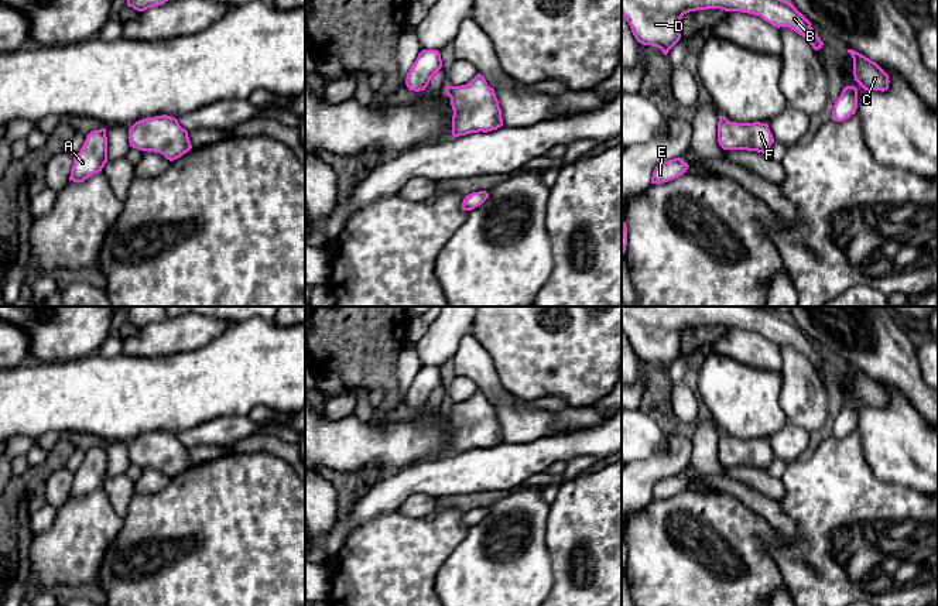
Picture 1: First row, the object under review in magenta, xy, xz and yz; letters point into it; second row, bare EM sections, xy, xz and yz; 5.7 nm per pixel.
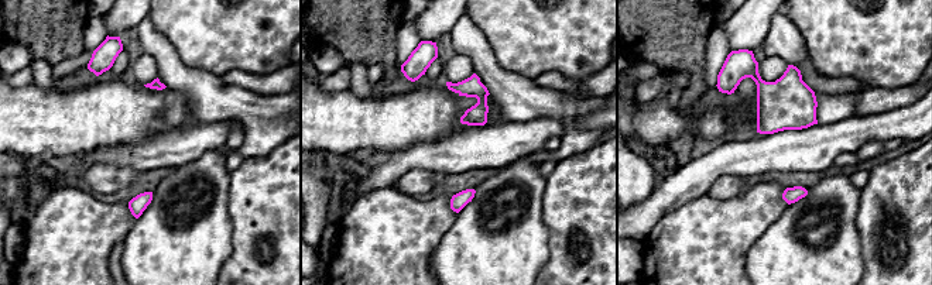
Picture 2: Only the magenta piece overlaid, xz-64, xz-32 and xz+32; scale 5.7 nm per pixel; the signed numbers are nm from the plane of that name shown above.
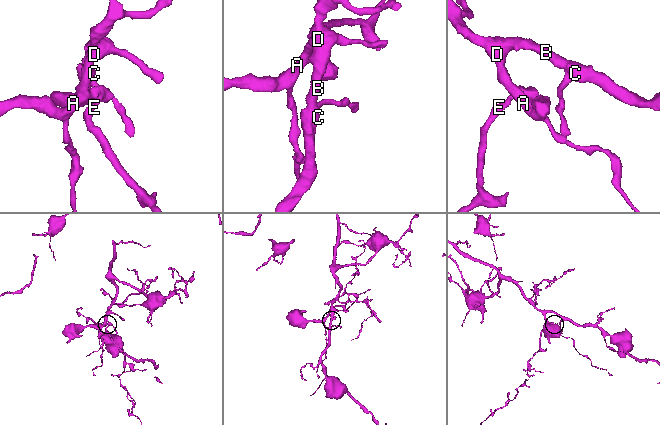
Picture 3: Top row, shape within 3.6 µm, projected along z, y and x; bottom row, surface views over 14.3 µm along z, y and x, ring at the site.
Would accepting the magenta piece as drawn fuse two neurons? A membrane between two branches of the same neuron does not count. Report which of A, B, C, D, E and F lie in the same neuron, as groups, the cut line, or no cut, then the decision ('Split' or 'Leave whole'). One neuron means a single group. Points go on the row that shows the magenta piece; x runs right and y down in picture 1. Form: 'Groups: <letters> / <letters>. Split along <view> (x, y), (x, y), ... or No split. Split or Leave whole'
Groups: A B C D E F. No split. Leave whole

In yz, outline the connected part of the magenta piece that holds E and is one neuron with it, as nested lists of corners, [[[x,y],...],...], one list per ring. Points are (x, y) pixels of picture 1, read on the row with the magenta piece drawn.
[[[679,157],[664,161],[658,167],[655,167],[651,177],[651,184],[664,184],[672,181],[687,172],[688,167],[689,165],[684,162]]]

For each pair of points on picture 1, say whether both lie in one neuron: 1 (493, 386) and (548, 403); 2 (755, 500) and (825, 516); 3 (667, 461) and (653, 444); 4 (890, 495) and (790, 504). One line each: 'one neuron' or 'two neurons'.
1: two neurons
2: two neurons
3: two neurons
4: one neuron

